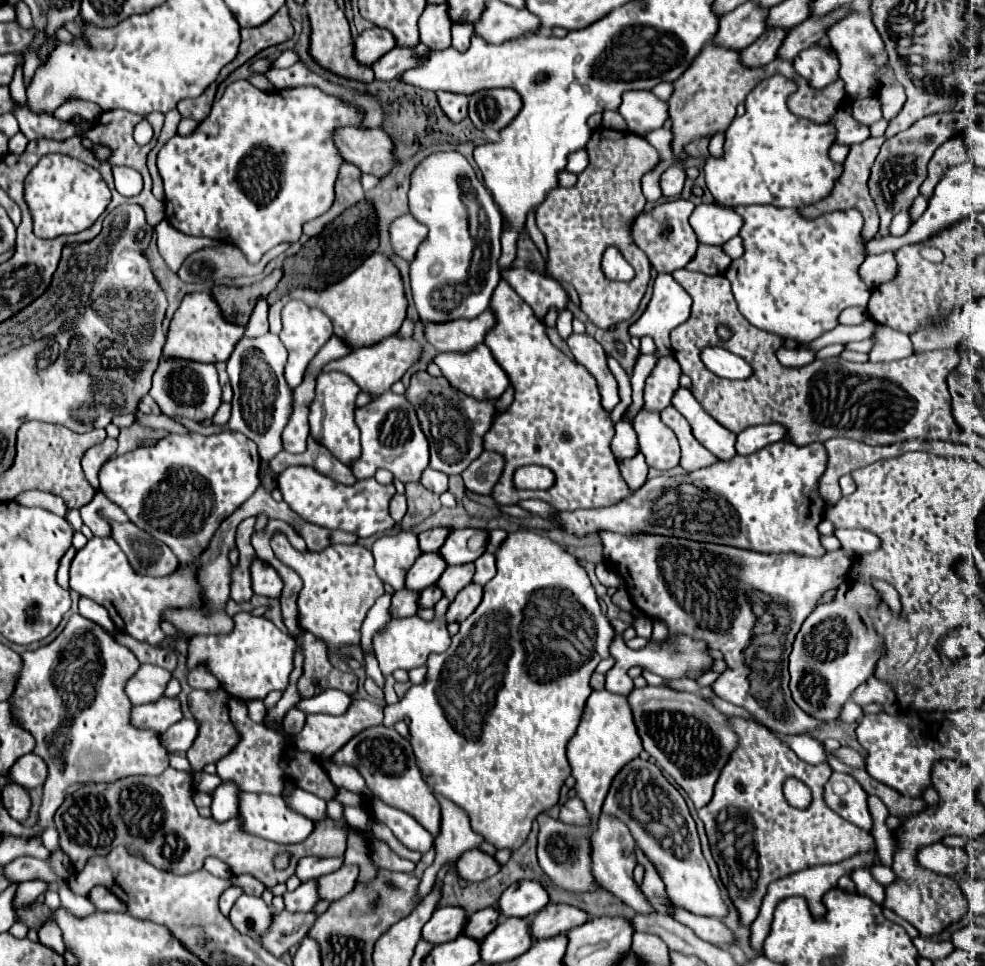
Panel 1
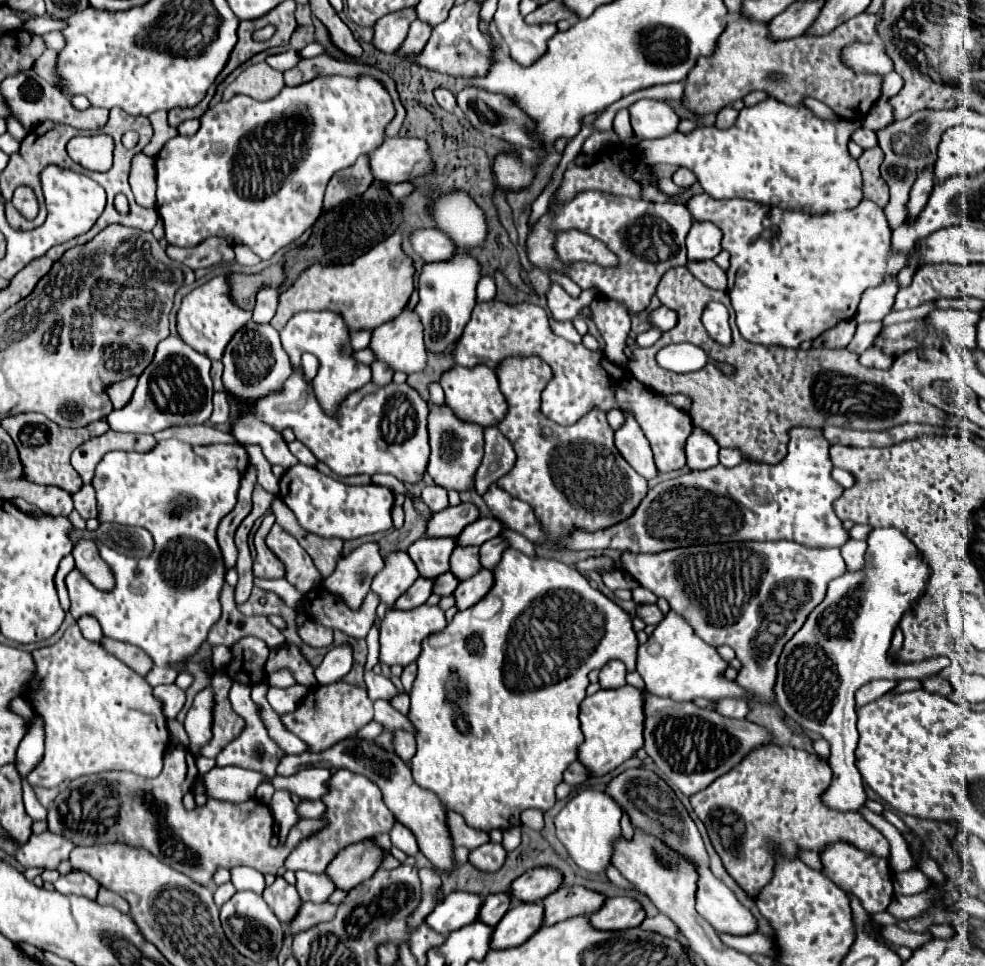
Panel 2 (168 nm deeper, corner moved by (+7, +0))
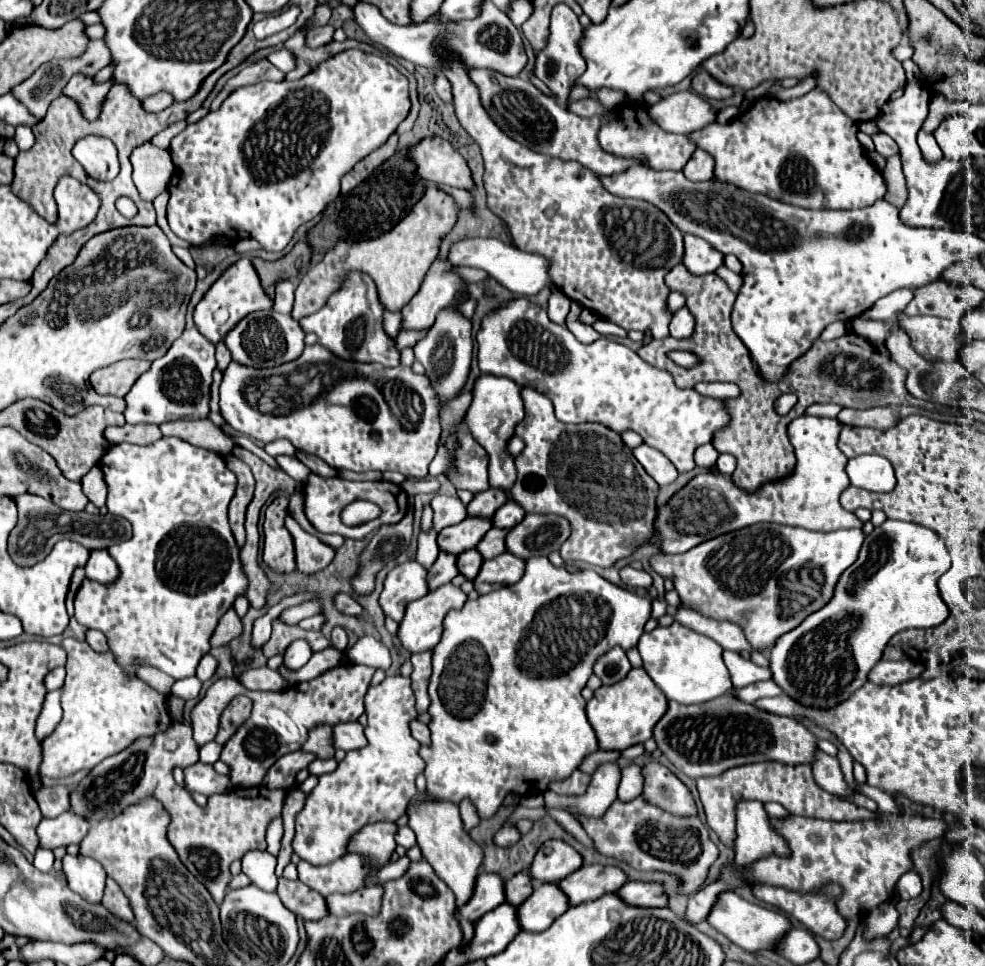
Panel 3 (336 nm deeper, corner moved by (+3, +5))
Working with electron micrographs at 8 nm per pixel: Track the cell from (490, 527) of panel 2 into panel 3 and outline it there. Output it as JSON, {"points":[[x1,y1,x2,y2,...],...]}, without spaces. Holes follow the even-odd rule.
{"points":[[505,502,497,512,495,512,495,516,491,518,491,522,493,522,493,526,495,528,503,528,503,530,509,530,509,528,513,528,513,526,517,526,521,520,523,520,523,508,517,504,517,502]]}

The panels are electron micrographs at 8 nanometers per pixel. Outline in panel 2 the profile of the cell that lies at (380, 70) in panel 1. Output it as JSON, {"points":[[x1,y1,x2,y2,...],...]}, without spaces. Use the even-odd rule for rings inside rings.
{"points":[[413,21,409,35,407,35,405,43,401,45,401,53,405,57,409,57,409,53,419,53,423,49,423,45,427,43,427,37,431,35,431,31,433,31,433,27,427,25,425,21]]}

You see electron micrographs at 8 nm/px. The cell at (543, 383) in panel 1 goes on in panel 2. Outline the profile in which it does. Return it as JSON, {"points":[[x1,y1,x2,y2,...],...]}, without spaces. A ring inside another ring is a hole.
{"points":[[511,357,499,365,497,377,501,383,501,391,509,403,509,413,499,423,499,431,513,443,517,461,513,469,507,475,503,475,497,483,509,495,531,505,545,533,545,541,537,545,555,551,555,549,561,549,559,541,571,535,575,529,593,533,595,529,605,529,605,527,617,525,619,521,625,521,631,515,631,511,639,507,639,501,647,495,649,487,647,487,647,479,639,477,639,473,635,473,635,469,631,469,631,465,627,465,627,461,617,451,613,443,613,429,609,427,605,413,591,411,579,423,571,427,557,425,541,413,539,397,547,381,551,379,551,375,553,375,551,369,539,357]]}

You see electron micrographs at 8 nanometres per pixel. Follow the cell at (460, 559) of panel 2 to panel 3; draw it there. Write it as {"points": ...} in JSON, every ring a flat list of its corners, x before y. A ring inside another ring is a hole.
{"points":[[491,528,491,530,481,538,481,542,475,546,475,550,481,554,483,560,491,560,491,558,495,558,495,556,499,556,499,554,505,552,505,544,503,544,505,534,507,534,507,530]]}

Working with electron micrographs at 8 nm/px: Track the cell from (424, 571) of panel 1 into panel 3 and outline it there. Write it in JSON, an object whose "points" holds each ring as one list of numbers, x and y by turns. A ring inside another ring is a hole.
{"points":[[465,518,459,524,447,526,437,536,437,546,445,554,461,554,471,548,485,536,485,532,491,528,489,518]]}

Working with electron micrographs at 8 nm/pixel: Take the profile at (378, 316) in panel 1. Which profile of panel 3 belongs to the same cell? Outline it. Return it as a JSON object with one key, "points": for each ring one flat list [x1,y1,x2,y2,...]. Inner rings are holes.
{"points":[[429,186,419,204,411,208,411,216,405,216,389,232,363,242,339,242,333,250,329,250,323,256,319,264,311,266,295,290,295,304,291,316,299,320,303,316,317,312,329,300,329,296,343,286,343,280,353,270,371,276,377,288,379,302,383,304,385,310,399,312,419,290,427,270,437,258,441,238,451,230,455,220,457,220,457,210,453,198,443,194,435,186]]}

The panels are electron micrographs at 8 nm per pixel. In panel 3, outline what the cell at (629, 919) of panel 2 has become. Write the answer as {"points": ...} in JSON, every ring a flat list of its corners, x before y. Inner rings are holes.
{"points":[[625,882,617,896,637,908,663,908,667,906,667,896,663,894,663,888,659,884,647,884,647,882]]}

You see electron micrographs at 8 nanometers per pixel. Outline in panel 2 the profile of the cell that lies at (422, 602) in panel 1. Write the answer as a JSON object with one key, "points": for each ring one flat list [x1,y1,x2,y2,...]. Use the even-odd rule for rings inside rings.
{"points":[[443,573,441,577,437,577,435,579,435,593,437,595,441,595,441,597,445,597,445,595,451,595,455,589,457,589,457,585,459,585,459,579,453,575,453,573]]}

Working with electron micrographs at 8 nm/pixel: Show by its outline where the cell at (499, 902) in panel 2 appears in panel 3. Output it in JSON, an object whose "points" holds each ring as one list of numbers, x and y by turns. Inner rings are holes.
{"points":[[519,872,505,882,505,900,511,906,523,904,531,896,531,892,533,892,533,884,531,884,531,876,527,876,527,872]]}

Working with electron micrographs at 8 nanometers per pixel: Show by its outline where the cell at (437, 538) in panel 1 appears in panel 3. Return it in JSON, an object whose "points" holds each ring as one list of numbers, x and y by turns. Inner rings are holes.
{"points":[[485,490,473,496,473,500,465,506,467,516,477,516,477,518,491,518,497,508,501,508,507,502,503,490]]}

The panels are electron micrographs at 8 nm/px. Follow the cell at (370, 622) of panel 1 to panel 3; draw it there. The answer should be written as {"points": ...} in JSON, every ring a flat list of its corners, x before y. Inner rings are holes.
{"points":[[387,676,381,684,371,686,365,696,365,714,369,716,369,724,365,728,367,746,347,752,345,760,339,762,335,772,319,776,319,784,305,800,303,810,297,814,295,838,291,844,293,844,293,852,309,864,325,866,341,858,345,854,347,840,359,828,371,822,395,822,397,818,405,814,405,808,407,808,405,804,417,792,415,776,423,772,423,760,419,756,421,744,411,736,411,730,409,730,409,722,417,718,415,696,411,692,411,680,403,676]]}

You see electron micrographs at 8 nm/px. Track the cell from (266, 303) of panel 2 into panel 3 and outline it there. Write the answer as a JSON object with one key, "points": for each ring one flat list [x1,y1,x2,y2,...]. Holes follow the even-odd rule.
{"points":[[281,280,275,286,275,298,273,298,273,310,281,314,289,314,293,308,293,290,295,284,291,280]]}

